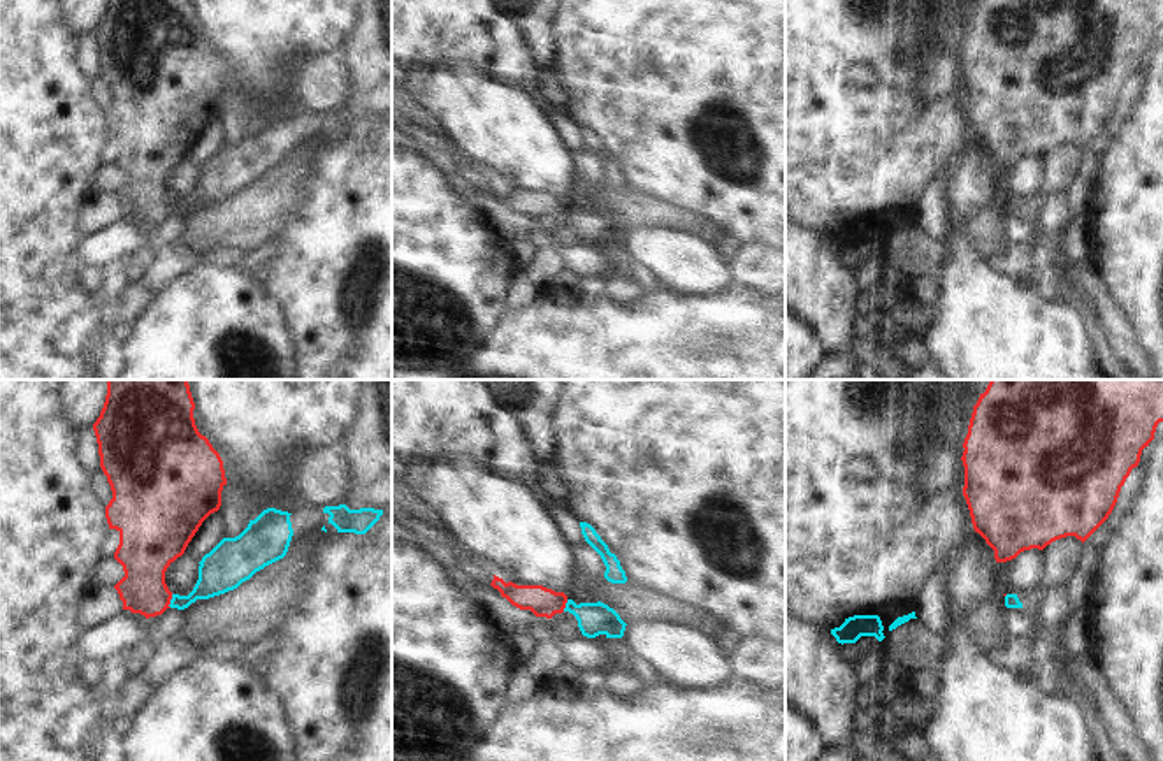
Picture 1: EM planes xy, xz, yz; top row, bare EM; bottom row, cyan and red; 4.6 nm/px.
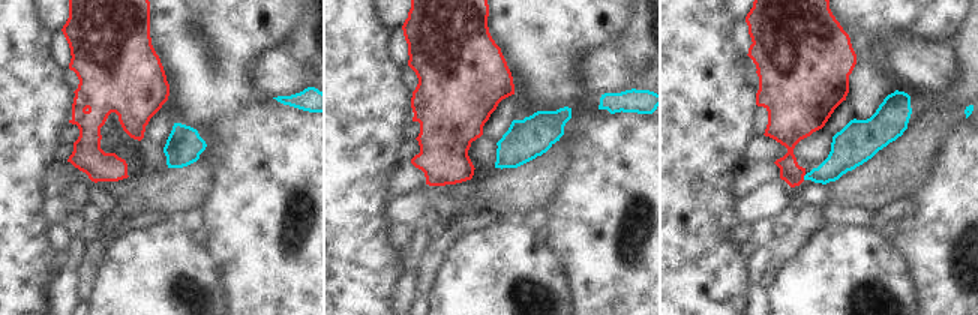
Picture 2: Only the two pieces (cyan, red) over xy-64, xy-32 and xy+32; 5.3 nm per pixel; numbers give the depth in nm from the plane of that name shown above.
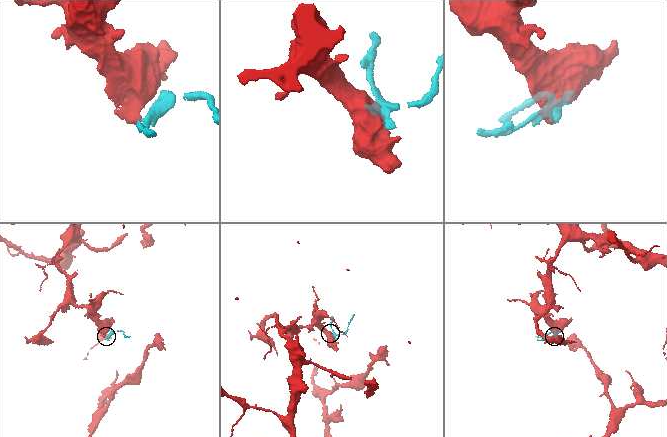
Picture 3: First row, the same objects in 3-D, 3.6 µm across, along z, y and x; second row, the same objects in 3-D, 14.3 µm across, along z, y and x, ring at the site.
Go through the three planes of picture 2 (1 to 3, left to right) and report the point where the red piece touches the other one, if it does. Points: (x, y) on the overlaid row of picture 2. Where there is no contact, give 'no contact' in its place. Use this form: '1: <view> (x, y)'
1: no contact
2: no contact
3: xy+32 (804, 177)

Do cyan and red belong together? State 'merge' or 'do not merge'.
do not merge

